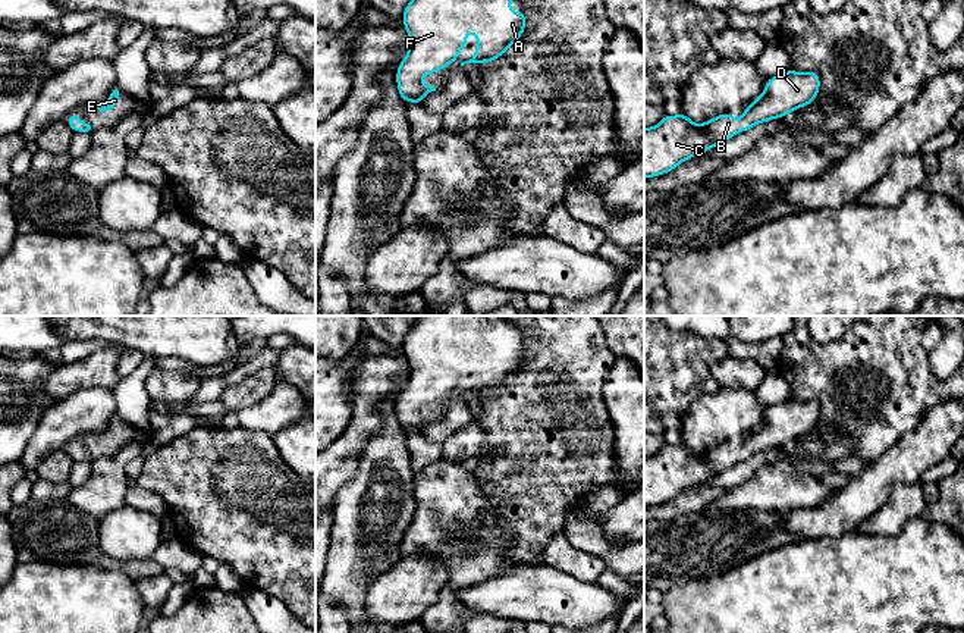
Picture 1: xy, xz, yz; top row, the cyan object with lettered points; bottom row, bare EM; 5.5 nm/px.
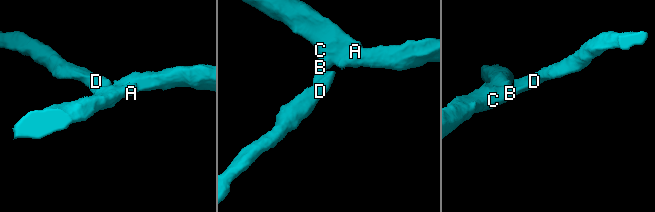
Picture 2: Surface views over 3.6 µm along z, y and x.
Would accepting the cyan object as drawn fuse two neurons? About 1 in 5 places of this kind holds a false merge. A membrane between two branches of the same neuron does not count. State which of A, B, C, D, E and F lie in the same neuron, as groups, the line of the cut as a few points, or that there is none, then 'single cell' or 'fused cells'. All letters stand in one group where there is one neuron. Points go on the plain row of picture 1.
groups A B C D E F; cut none; single cell

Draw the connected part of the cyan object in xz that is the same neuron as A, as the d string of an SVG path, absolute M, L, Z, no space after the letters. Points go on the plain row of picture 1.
M420 316L404 338L404 355L411 367L408 382L396 399L396 414L402 430L420 433L434 416L418 408L445 398L456 391L458 383L467 373L467 361L471 360L477 370L477 379L465 392L478 397L483 391L494 391L500 386L525 360L525 342L511 341L515 329L502 316Z

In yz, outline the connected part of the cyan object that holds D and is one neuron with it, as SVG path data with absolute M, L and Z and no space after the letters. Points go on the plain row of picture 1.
M785 399L766 410L762 424L745 436L740 449L725 441L695 454L684 442L665 442L657 454L644 457L644 507L665 504L741 460L806 436L820 419L817 401Z

